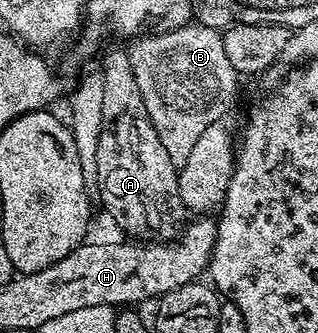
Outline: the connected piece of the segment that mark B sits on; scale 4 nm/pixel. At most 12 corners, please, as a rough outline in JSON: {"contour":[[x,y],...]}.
{"contour":[[199,21],[128,48],[180,169],[237,99],[222,32]]}

